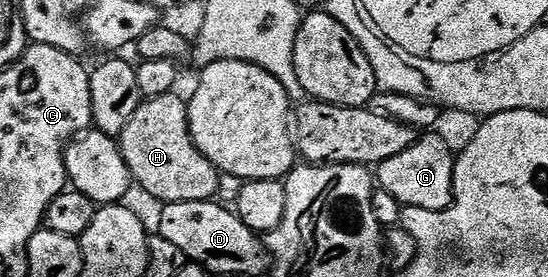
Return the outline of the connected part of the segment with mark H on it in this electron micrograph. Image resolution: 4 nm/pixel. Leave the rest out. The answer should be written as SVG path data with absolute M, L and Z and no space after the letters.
M174 92L142 101L119 139L123 160L131 168L134 183L151 197L158 198L158 203L208 202L217 197L221 174L199 152L189 131L189 107L179 95Z

